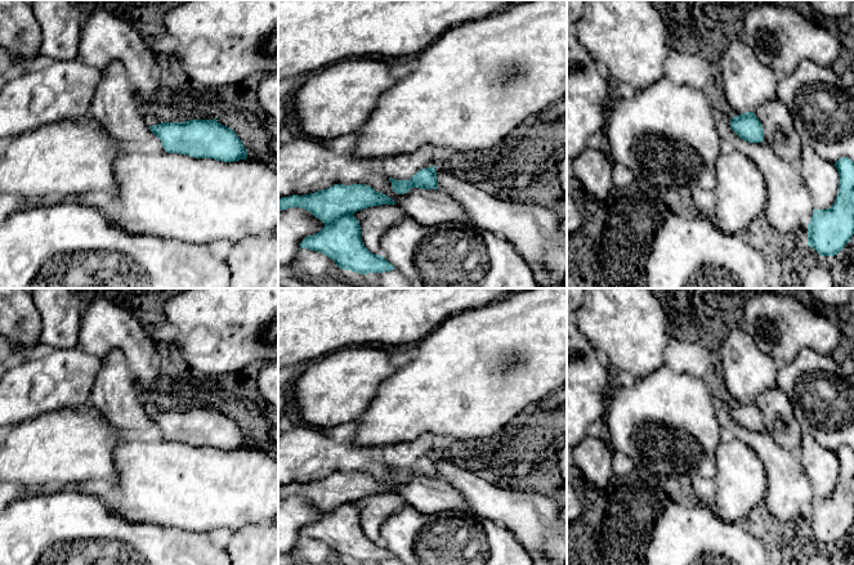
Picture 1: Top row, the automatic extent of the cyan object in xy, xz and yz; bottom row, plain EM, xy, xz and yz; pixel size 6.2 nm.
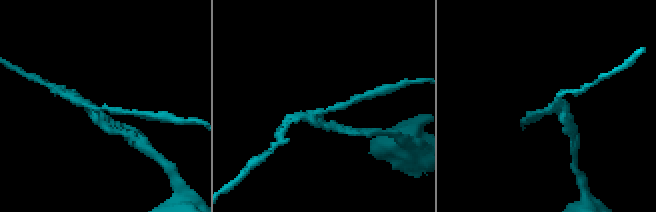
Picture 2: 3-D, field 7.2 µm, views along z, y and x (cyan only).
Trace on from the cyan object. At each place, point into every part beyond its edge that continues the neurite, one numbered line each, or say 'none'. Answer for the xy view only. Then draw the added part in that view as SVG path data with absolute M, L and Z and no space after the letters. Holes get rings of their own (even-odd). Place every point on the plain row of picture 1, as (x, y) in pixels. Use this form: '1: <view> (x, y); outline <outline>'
none

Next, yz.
none

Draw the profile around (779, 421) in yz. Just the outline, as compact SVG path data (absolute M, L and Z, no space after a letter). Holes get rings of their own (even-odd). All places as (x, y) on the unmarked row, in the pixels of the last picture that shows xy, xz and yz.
M777 386L760 394L755 403L761 411L764 430L772 435L775 444L799 454L802 431L787 394Z

